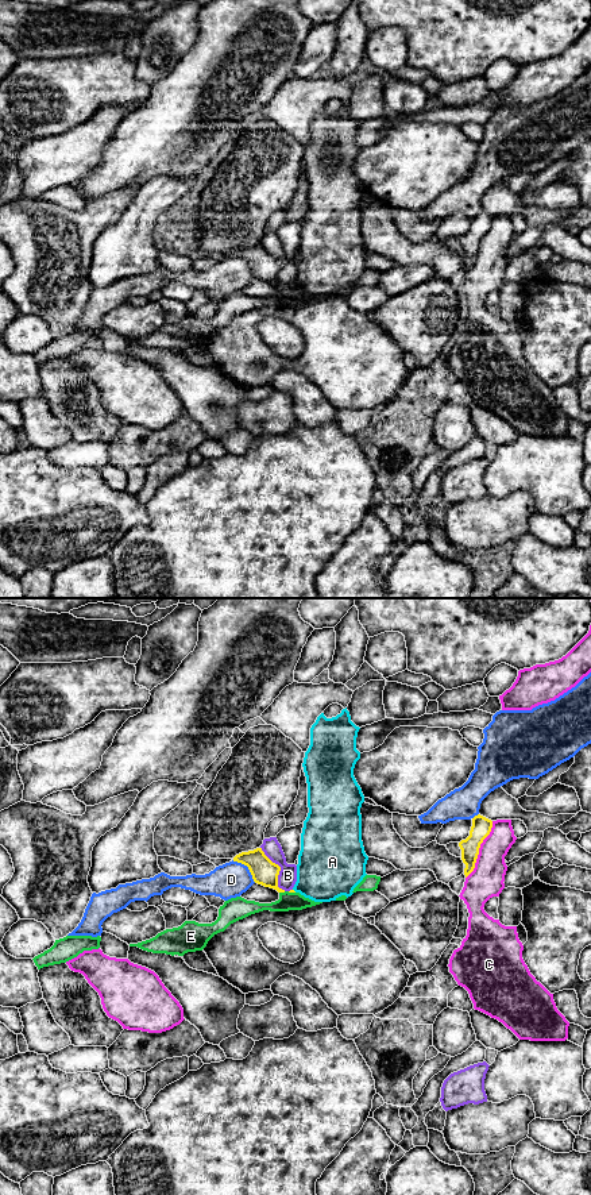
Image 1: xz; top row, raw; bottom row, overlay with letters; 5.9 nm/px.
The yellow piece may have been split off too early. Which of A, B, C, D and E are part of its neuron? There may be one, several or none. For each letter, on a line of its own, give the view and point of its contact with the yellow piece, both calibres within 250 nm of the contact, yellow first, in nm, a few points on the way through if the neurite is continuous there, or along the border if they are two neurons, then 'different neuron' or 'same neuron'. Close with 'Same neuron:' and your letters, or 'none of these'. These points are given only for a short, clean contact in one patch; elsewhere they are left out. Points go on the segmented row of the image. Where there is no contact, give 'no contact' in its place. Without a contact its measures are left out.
A: no contact; different neuron
B: contact xz (279, 870); calibres 150 and 110 nm; different neuron
C: contact xz (478, 850); calibres 120 and 200 nm; different neuron
D: contact xz (247, 866); calibres 150 and 200 nm; border xz (232, 860), (243, 863), (255, 882); different neuron
E: contact xz (282, 891); calibres 150 and 110 nm; different neuron
Same neuron: none of these

